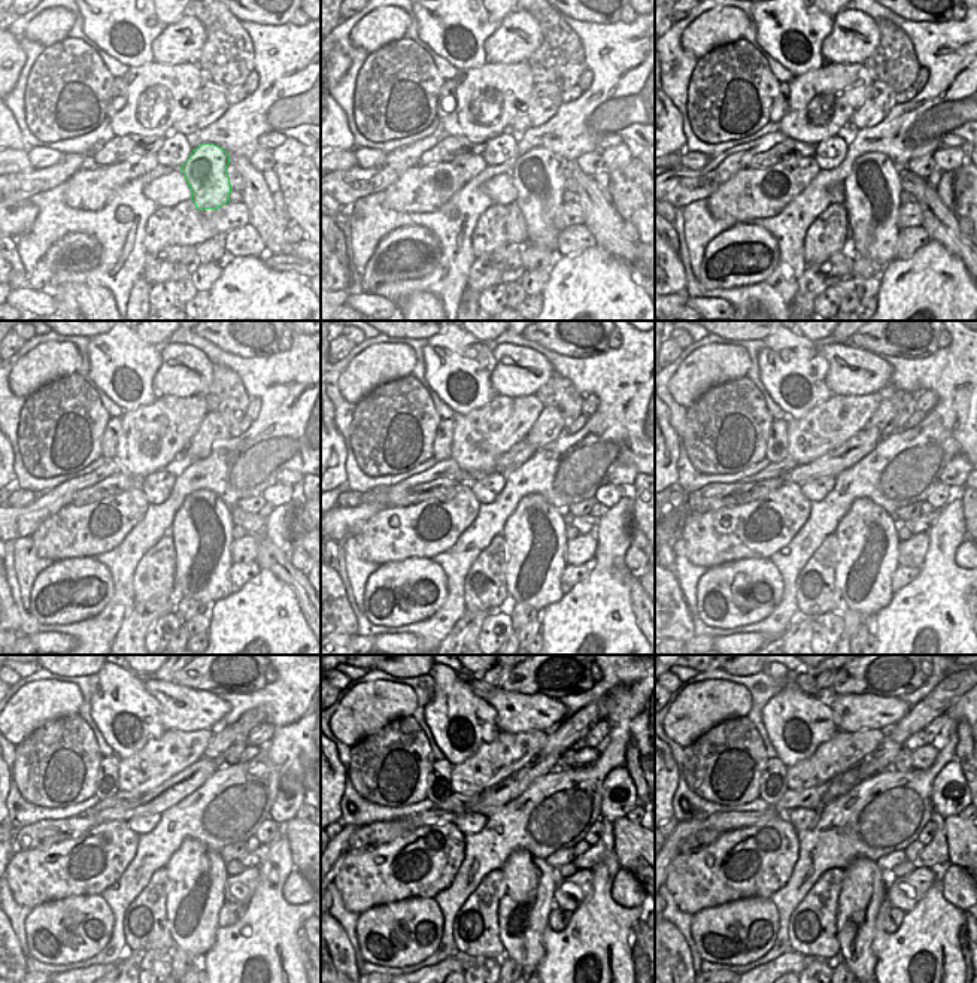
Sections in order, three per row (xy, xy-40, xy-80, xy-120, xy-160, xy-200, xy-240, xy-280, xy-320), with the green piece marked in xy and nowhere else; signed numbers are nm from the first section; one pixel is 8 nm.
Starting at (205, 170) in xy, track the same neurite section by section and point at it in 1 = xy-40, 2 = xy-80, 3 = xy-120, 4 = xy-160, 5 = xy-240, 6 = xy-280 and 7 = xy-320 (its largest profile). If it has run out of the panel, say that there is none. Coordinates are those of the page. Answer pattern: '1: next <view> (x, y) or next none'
1: next xy-40 (536, 175)
2: next xy-80 (871, 190)
3: next xy-120 (202, 528)
4: next xy-160 (536, 540)
5: next xy-240 (197, 876)
6: next xy-280 (527, 894)
7: next xy-320 (864, 889)

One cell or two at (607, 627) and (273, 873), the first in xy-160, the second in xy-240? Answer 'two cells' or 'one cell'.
one cell

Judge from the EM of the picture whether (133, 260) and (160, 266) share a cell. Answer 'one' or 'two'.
two

